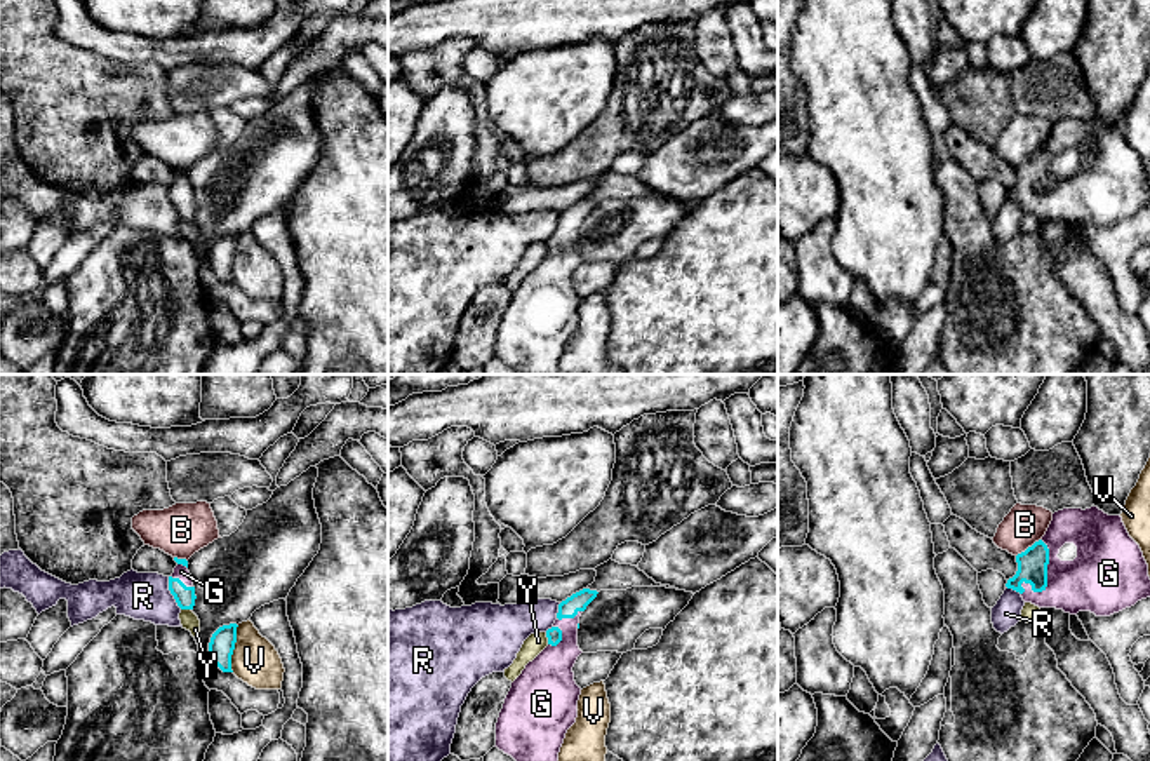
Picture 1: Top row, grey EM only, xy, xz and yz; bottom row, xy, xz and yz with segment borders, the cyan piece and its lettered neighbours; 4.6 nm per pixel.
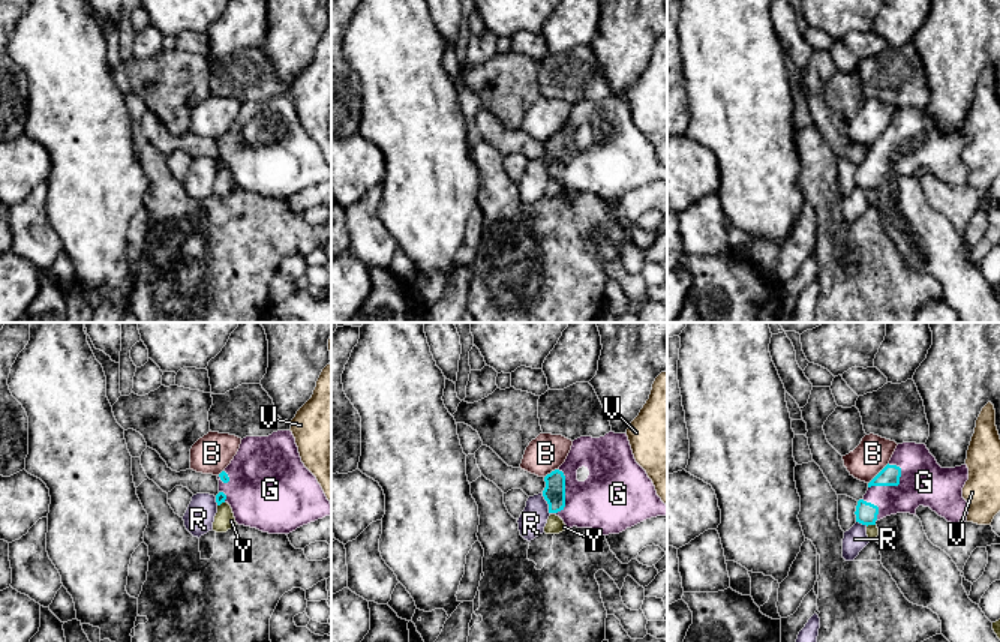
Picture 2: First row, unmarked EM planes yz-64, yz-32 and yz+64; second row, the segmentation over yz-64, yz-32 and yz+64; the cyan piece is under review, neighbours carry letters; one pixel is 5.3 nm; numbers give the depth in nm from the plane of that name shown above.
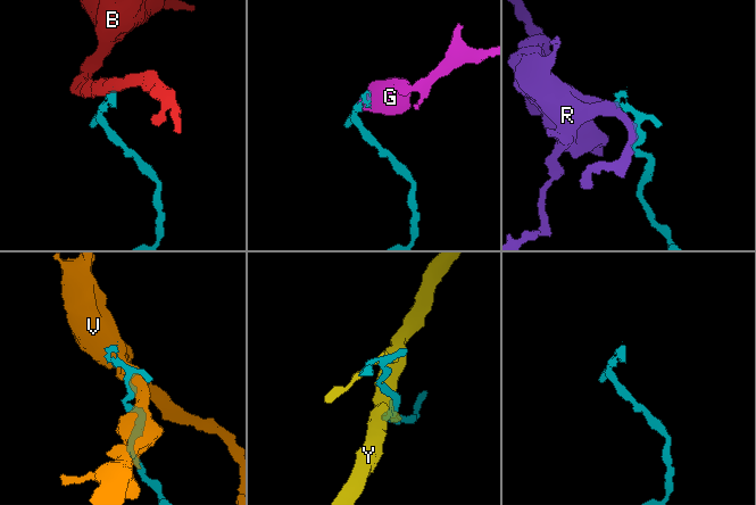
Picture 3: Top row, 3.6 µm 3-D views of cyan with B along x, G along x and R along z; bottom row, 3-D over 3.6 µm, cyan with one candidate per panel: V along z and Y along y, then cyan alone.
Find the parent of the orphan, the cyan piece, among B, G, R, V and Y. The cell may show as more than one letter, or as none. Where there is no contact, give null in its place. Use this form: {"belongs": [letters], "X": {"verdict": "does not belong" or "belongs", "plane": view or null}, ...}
{"belongs": ["G"], "B": {"verdict": "does not belong", "plane": "yz"}, "G": {"verdict": "belongs", "plane": "yz"}, "R": {"verdict": "does not belong", "plane": "xy"}, "V": {"verdict": "does not belong", "plane": "xy"}, "Y": {"verdict": "does not belong", "plane": "xz"}}

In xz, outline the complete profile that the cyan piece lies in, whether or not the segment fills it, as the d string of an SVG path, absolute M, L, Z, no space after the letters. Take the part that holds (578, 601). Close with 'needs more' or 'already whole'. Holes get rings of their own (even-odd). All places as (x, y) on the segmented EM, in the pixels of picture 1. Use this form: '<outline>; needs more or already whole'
M583 589L558 604L557 620L546 630L548 646L511 683L496 723L494 747L515 761L558 761L565 733L576 723L581 695L572 672L583 653L578 646L579 616L597 594L597 590Z; needs more

